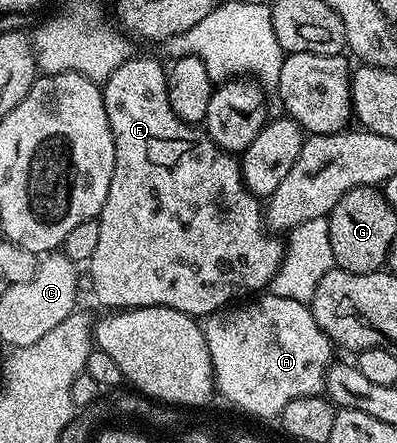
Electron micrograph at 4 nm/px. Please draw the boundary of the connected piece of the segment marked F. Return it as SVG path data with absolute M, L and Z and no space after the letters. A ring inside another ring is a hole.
M131 56L115 70L104 83L101 99L107 112L109 127L115 144L115 168L111 172L111 188L107 188L107 200L96 219L99 224L99 241L95 247L95 256L87 263L89 278L93 281L93 294L101 306L109 306L110 311L136 310L143 306L166 306L188 314L198 320L226 309L234 300L242 296L253 296L264 291L272 283L281 262L285 258L286 247L283 242L267 229L262 203L257 195L249 193L245 181L241 179L241 164L234 155L228 154L209 139L200 125L184 122L171 108L167 70L153 58Z

